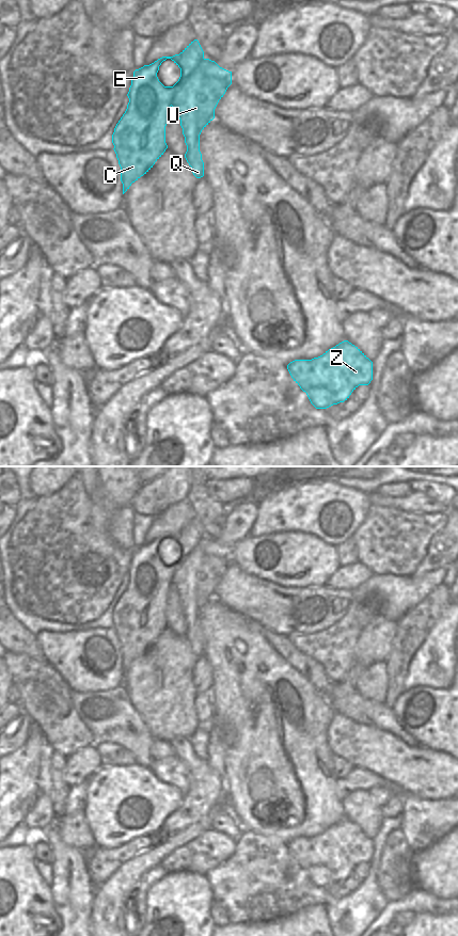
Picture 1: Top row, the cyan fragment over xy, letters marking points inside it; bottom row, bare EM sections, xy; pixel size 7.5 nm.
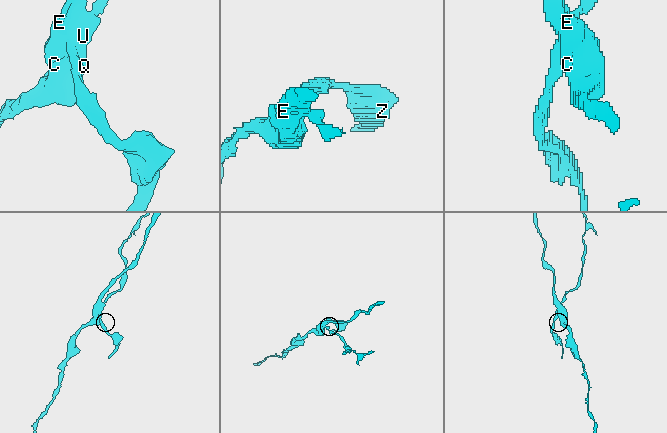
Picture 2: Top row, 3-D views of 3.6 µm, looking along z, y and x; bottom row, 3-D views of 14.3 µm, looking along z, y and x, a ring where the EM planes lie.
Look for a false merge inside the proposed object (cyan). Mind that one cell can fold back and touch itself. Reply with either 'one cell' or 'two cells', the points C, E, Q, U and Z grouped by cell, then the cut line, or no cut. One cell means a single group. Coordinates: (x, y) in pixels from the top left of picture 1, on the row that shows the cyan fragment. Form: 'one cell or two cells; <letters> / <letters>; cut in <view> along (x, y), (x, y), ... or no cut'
two cells; C E / Q U Z; cut in xy along (204, 59), (185, 81), (171, 105)

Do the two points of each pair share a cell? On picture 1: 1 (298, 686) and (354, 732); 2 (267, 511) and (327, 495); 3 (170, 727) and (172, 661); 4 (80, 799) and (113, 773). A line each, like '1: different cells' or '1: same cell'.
1: different cells
2: same cell
3: same cell
4: different cells

